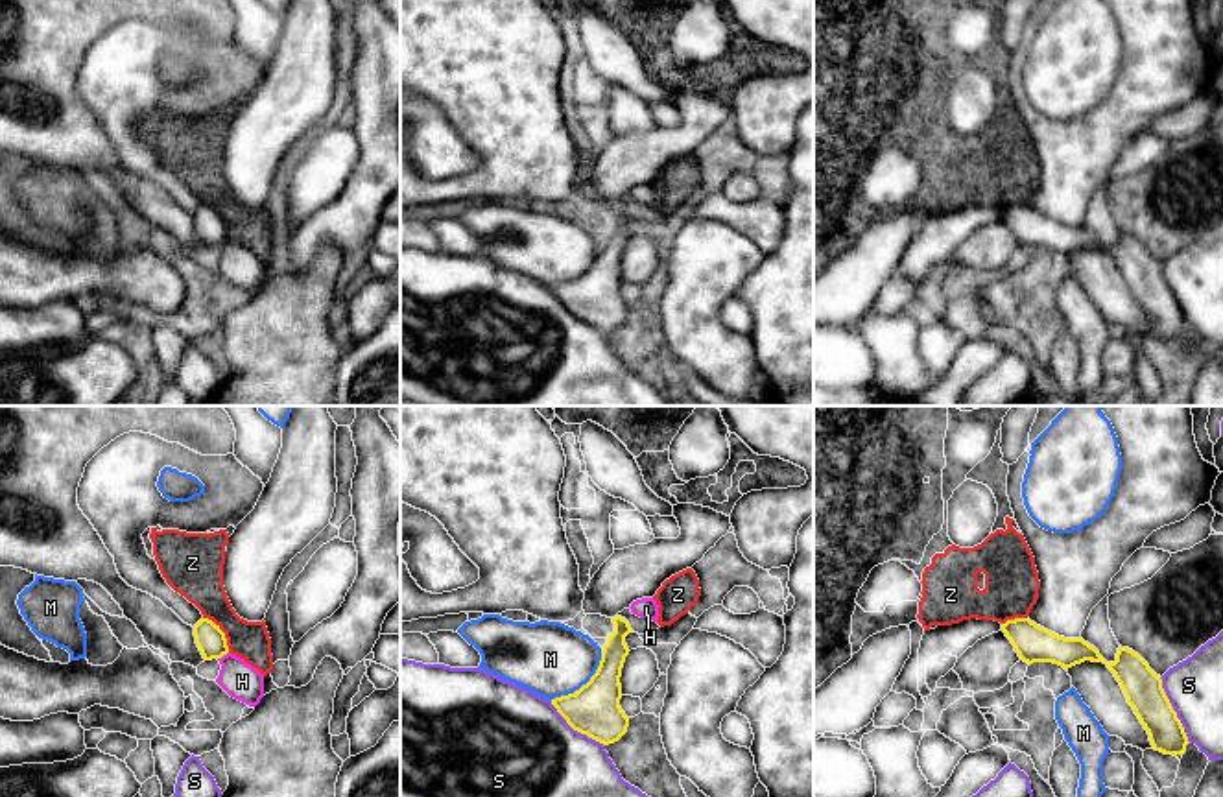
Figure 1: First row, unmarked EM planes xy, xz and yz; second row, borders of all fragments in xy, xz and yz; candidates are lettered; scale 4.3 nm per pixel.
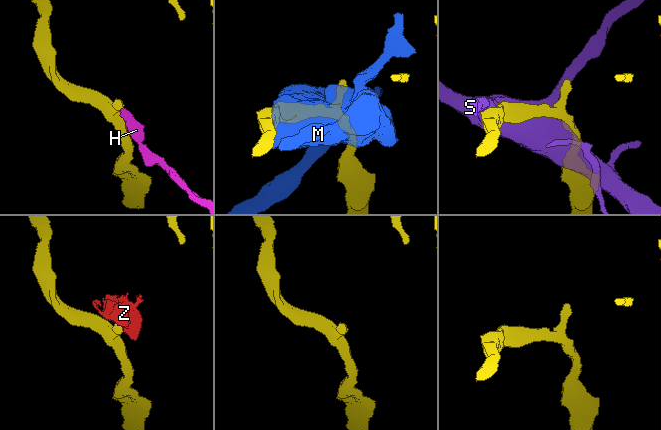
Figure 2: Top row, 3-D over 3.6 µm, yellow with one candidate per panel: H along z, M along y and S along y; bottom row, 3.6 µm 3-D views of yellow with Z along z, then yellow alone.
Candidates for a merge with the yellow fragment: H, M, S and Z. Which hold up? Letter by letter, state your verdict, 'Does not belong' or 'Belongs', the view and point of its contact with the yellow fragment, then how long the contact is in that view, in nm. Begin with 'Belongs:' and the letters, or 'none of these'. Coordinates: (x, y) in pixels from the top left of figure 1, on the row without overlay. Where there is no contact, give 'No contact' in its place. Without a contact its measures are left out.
Belongs: none of these
H: Does not belong. Touches yellow at xy (222, 242). Shared border 60 nm
M: Does not belong. Touches yellow at xz (583, 272). Shared border 320 nm
S: Does not belong. Touches yellow at yz (1174, 297). Shared border 320 nm
Z: Does not belong. Touches yellow at xy (224, 220). Shared border 200 nm

